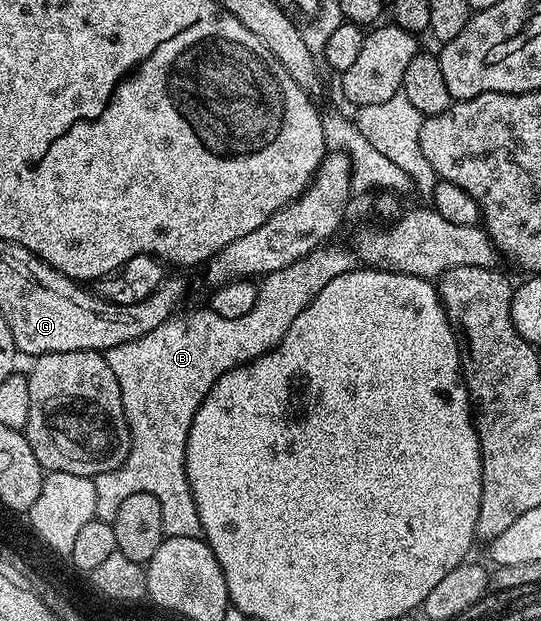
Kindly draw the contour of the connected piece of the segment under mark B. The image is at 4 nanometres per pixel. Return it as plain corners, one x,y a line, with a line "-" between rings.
335,243
316,248
308,257
298,259
290,267
282,271
274,271
263,278
258,285
258,299
246,315
239,319
222,319
211,307
198,309
185,317
174,315
166,323
154,327
150,335
142,335
142,339
134,339
130,343
118,343
118,347
103,350
104,357
110,363
110,371
114,371
114,379
118,379
120,389
128,389
128,407
124,410
126,423
130,427
130,455
126,455
126,463
122,463
114,471
99,473
94,478
96,486
96,517
101,521
112,521
118,515
118,507
122,507
122,499
129,495
149,493
158,499
162,507
162,527
165,537
181,537
182,539
203,538
202,519
198,519
198,507
194,503
194,495
190,491
190,483
186,475
186,439
190,435
190,425
194,423
194,415
206,395
231,369
256,361
263,353
268,353
290,331
290,323
306,311
306,307
330,283
330,279
338,279
338,275
353,273
358,267
358,258
351,248
339,249

